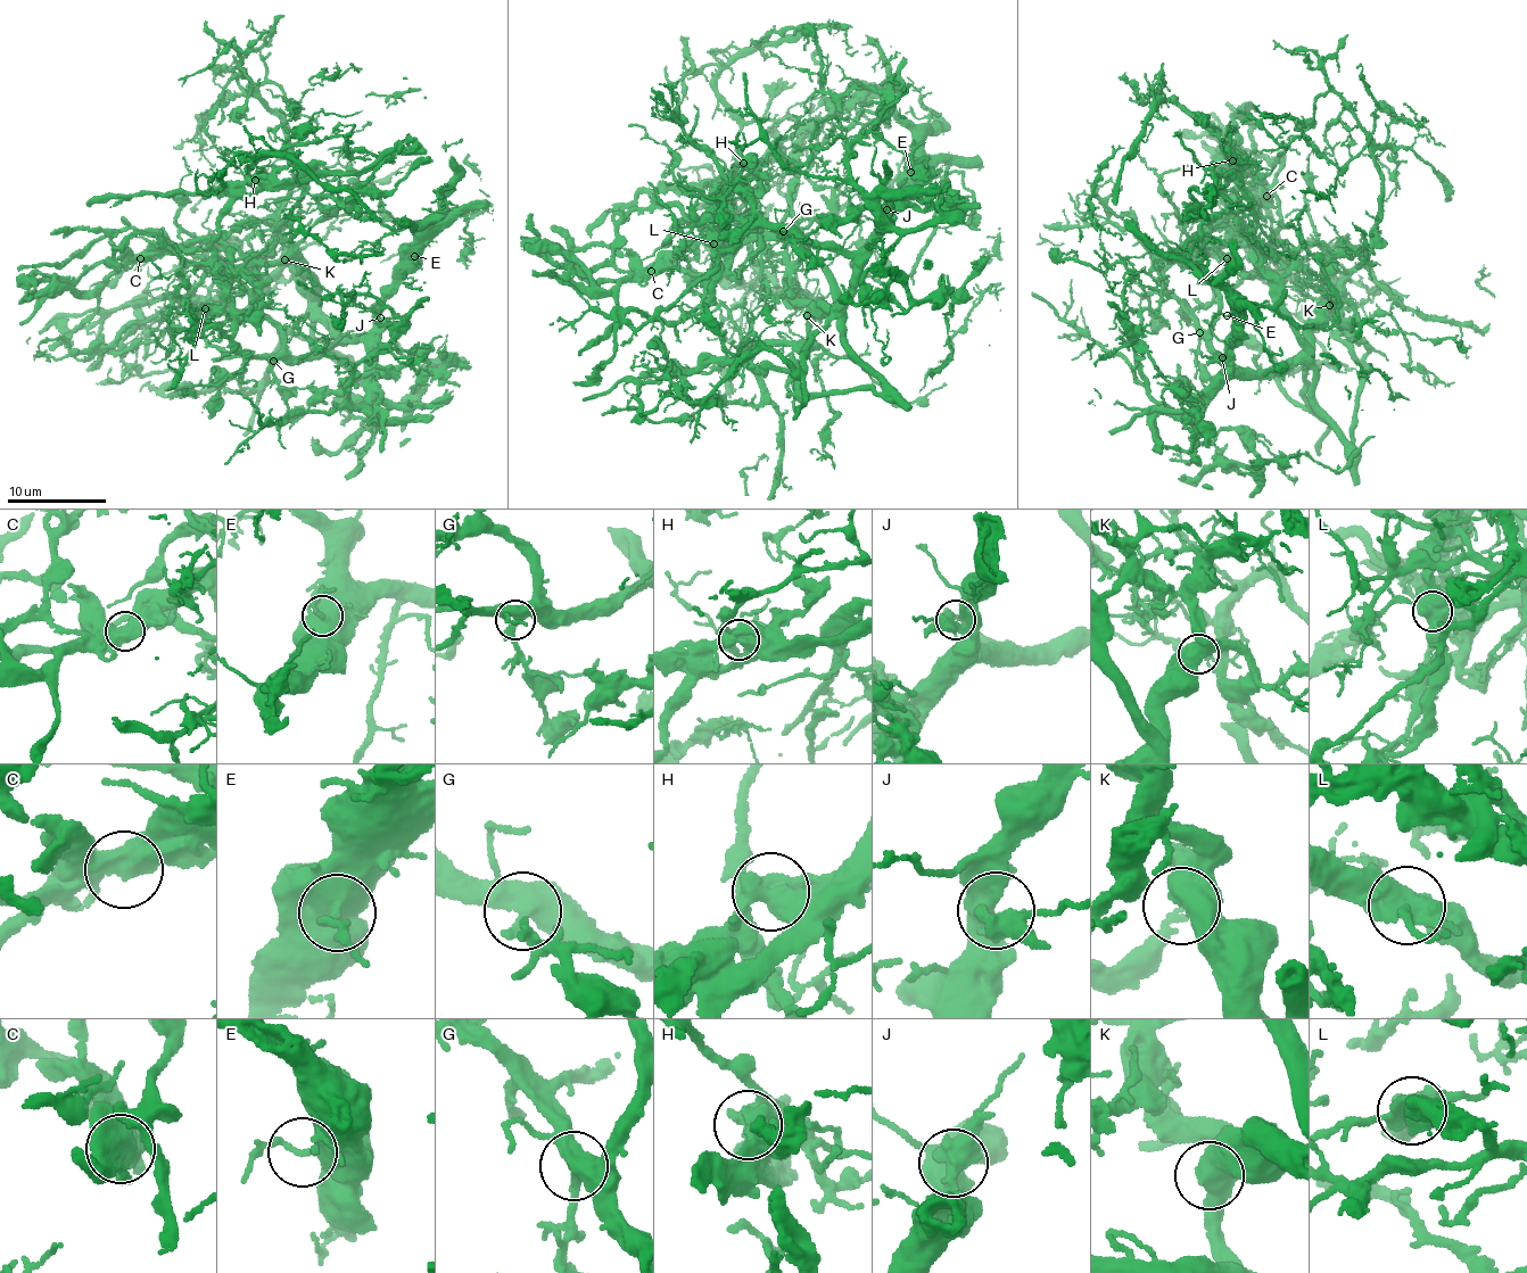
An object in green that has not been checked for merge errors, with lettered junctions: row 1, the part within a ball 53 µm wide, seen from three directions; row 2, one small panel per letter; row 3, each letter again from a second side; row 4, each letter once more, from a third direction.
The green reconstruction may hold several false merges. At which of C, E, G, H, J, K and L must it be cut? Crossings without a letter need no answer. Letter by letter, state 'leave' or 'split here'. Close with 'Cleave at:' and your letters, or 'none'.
C: split here
E: leave
G: leave
H: split here
J: leave
K: leave
L: split here
Cleave at: C, H, L

